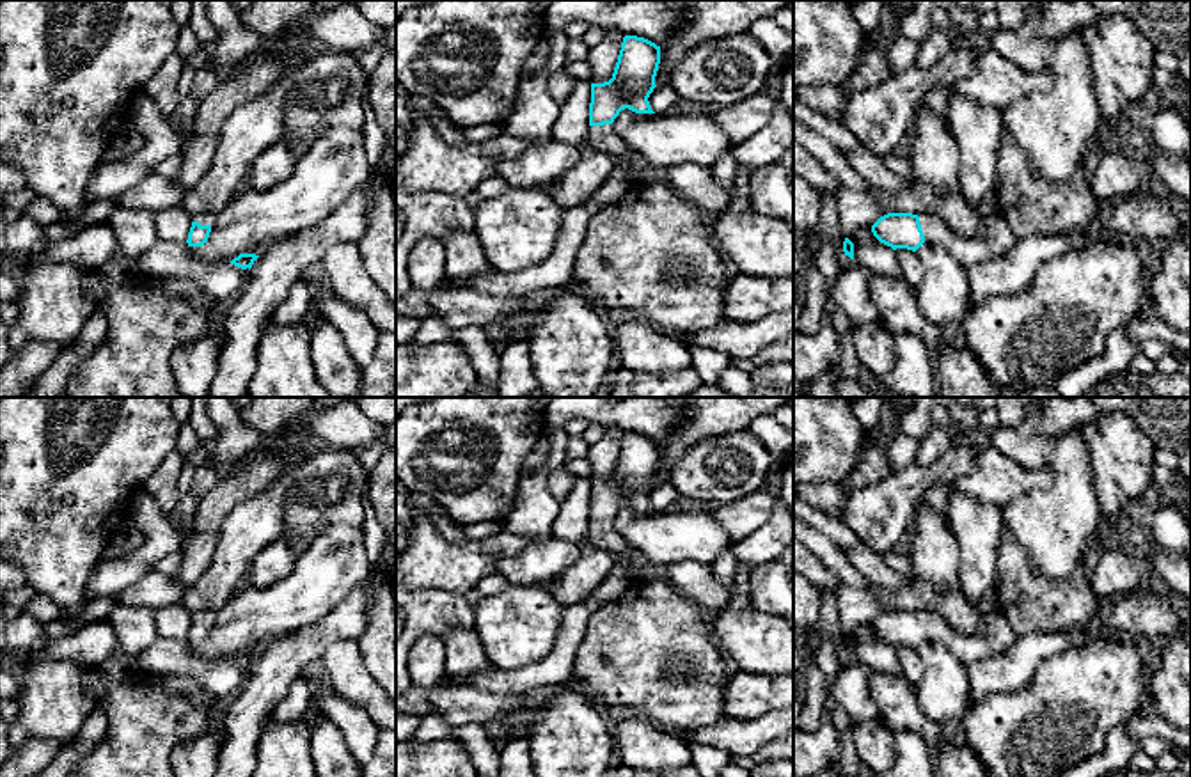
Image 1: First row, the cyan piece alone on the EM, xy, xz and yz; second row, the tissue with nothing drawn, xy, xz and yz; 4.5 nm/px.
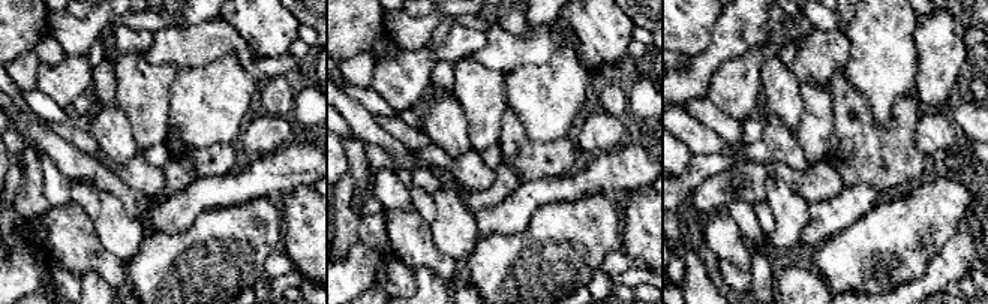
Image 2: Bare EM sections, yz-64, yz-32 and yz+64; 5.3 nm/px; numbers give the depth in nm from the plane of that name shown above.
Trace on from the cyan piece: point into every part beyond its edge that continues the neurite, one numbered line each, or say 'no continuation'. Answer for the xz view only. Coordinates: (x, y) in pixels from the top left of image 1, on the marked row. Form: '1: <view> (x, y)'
1: xz (556, 270)

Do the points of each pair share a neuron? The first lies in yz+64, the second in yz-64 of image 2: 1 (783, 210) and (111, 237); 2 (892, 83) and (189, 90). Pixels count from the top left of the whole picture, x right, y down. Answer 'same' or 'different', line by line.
1: same
2: same

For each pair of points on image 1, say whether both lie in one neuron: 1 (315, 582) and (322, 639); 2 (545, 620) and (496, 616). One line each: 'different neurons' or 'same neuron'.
1: different neurons
2: same neuron

